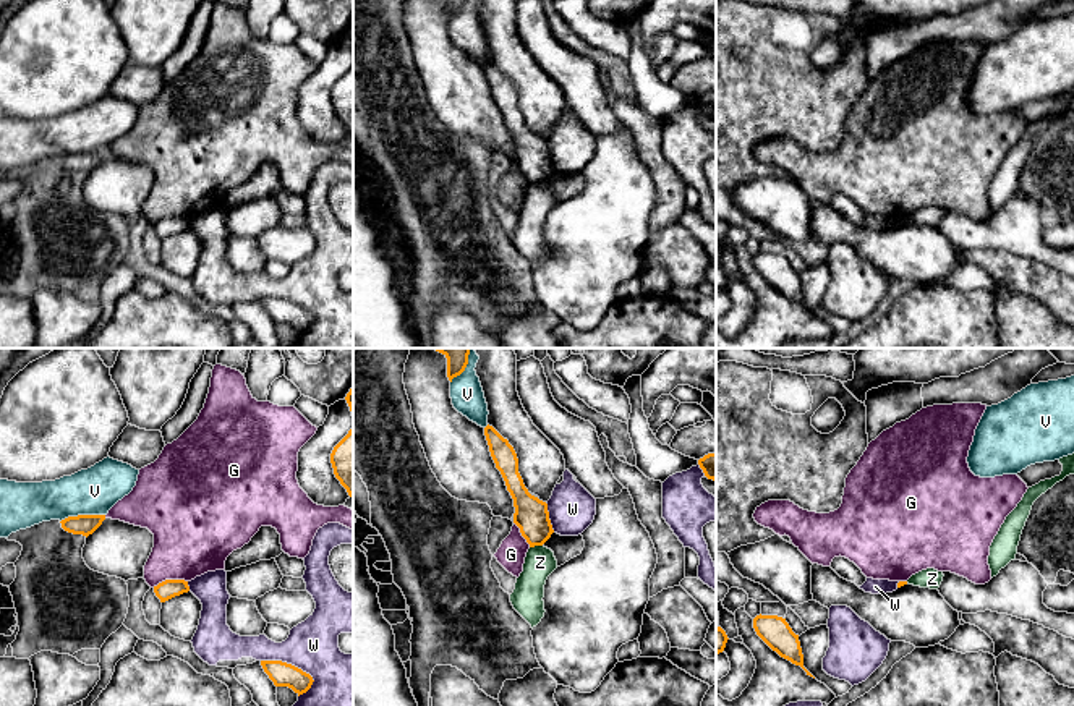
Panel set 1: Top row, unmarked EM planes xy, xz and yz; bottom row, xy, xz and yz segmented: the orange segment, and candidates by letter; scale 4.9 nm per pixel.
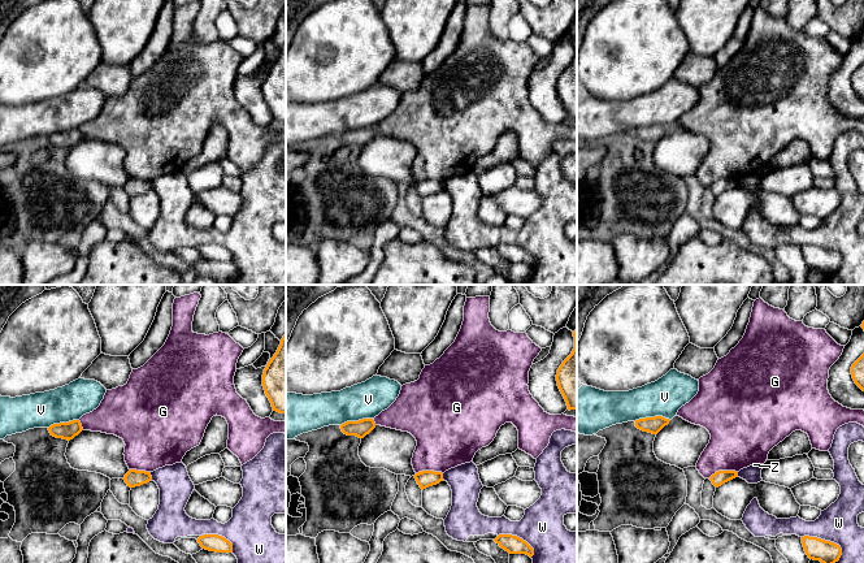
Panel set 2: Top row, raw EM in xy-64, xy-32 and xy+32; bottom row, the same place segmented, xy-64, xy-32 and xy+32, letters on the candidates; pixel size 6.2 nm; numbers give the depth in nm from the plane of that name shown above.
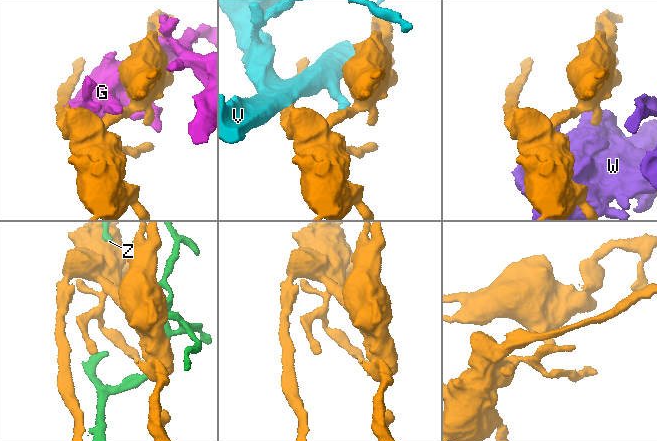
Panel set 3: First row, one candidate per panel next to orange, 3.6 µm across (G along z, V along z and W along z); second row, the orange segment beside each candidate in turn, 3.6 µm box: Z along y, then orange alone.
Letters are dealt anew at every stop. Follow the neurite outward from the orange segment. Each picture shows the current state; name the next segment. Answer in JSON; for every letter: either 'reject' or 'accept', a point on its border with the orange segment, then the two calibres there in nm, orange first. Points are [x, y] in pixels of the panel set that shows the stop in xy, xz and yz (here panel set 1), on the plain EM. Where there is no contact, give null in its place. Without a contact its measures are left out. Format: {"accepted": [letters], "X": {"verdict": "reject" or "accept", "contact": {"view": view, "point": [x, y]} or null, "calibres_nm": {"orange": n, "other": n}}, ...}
{"accepted": [], "G": {"verdict": "reject", "contact": {"view": "xy", "point": [169, 217]}, "calibres_nm": {"orange": 90, "other": 380}}, "V": {"verdict": "reject", "contact": {"view": "xy", "point": [81, 153]}, "calibres_nm": {"orange": 100, "other": 240}}, "W": {"verdict": "reject", "contact": {"view": "xy", "point": [289, 301]}, "calibres_nm": {"orange": 120, "other": 260}}, "Z": {"verdict": "reject", "contact": {"view": "xz", "point": [535, 182]}, "calibres_nm": {"orange": 170, "other": 160}}}

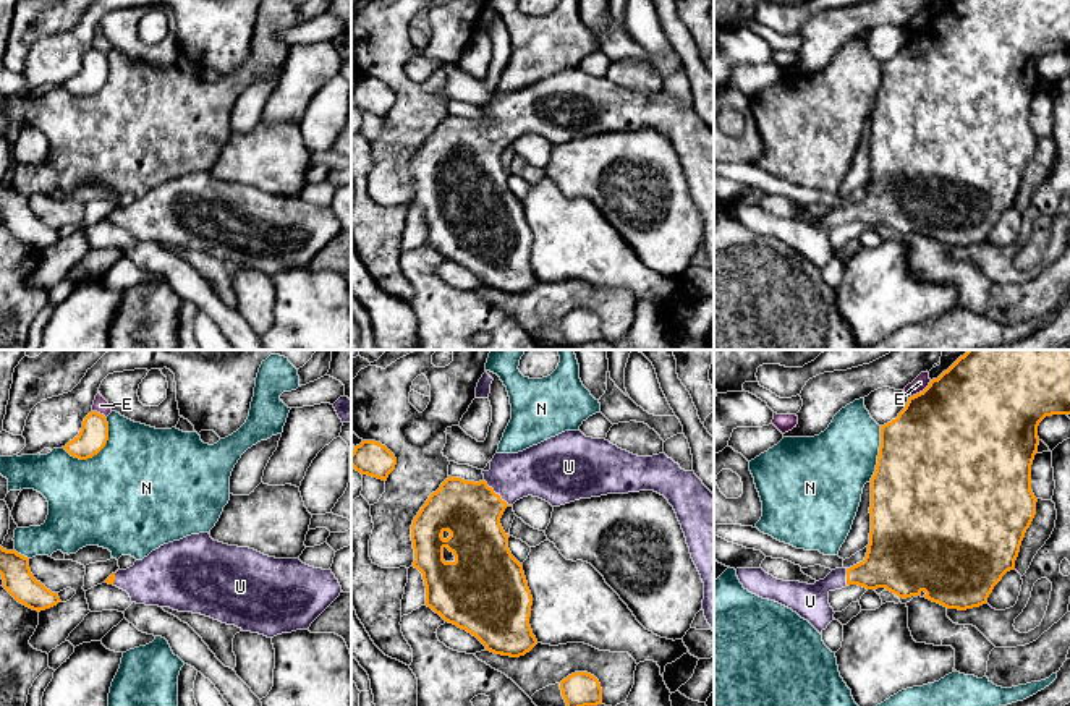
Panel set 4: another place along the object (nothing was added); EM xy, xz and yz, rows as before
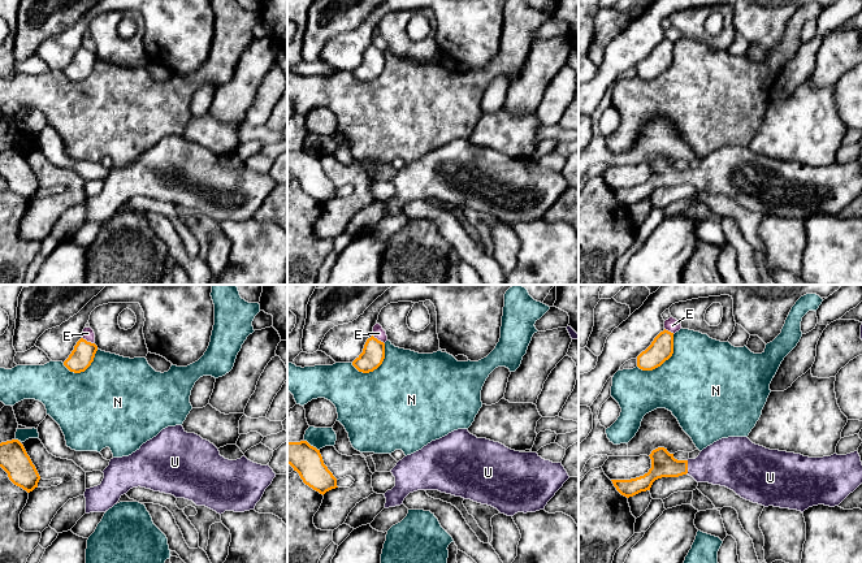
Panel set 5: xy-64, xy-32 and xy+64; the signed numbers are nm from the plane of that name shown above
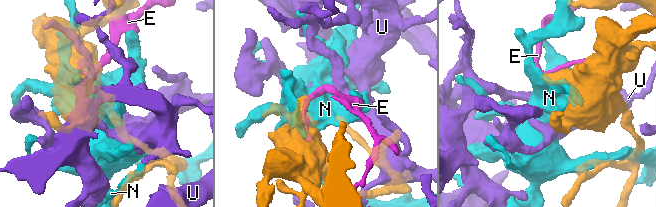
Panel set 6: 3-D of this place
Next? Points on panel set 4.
{"accepted": ["U"], "E": {"verdict": "reject", "contact": {"view": "yz", "point": [923, 28]}, "calibres_nm": {"orange": 500, "other": 70}}, "N": {"verdict": "reject", "contact": {"view": "xy", "point": [96, 91]}, "calibres_nm": {"orange": 140, "other": 500}}, "U": {"verdict": "accept", "contact": {"view": "xz", "point": [494, 130]}, "calibres_nm": {"orange": 300, "other": 260}}}

